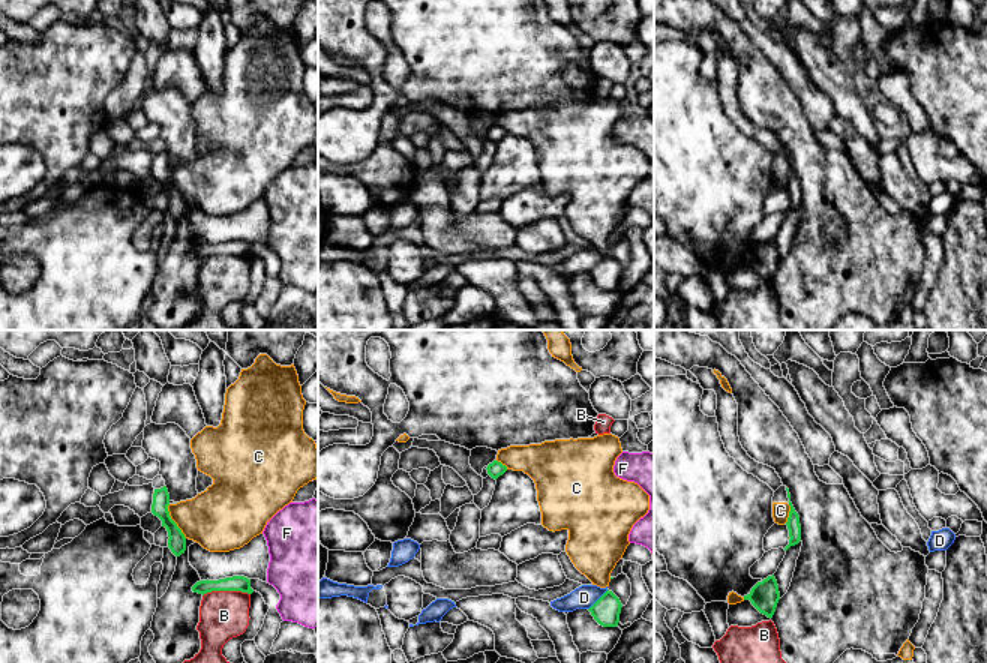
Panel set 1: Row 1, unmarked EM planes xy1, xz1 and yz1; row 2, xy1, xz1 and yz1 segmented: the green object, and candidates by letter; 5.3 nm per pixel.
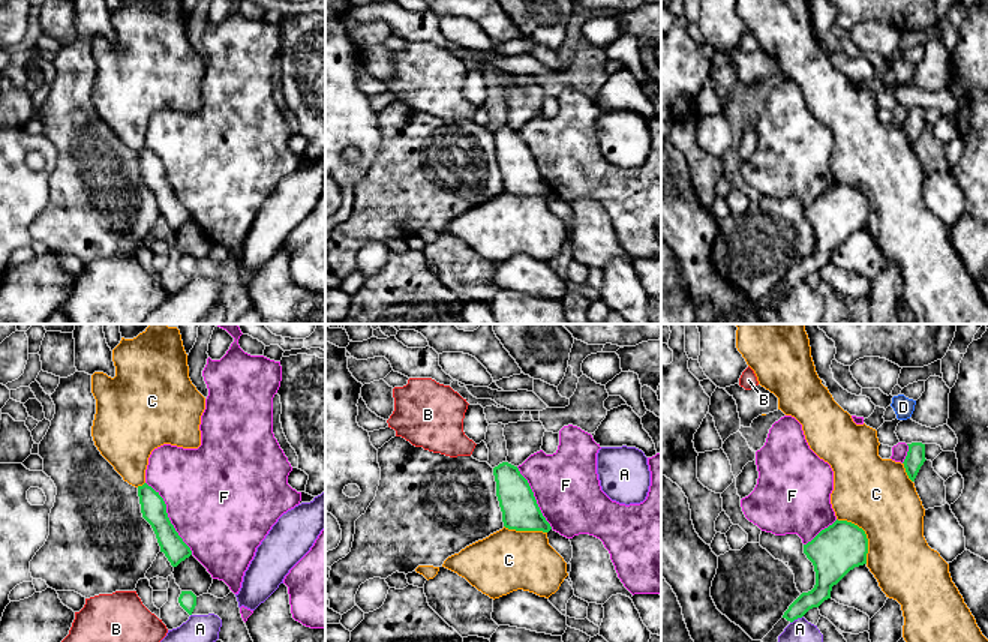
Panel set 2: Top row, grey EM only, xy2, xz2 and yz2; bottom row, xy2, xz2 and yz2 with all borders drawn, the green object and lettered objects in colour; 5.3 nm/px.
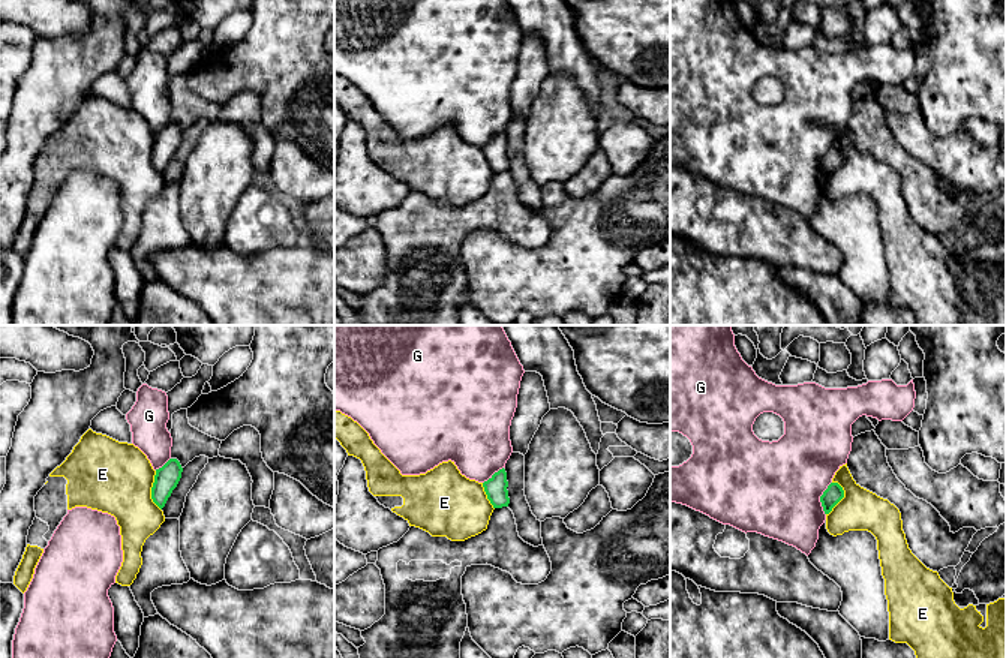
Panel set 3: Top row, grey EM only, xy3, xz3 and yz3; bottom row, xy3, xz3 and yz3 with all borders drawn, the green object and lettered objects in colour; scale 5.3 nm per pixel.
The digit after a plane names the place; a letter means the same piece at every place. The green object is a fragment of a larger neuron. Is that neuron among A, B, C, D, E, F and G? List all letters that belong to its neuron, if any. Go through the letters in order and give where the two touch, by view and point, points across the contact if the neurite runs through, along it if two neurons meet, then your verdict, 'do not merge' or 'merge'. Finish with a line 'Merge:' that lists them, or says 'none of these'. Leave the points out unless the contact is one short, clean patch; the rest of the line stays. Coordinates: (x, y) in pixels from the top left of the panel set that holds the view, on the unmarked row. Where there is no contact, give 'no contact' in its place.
A: contact yz2 (796, 282); border yz2 (802, 279), (790, 287); do not merge
B: contact xy1 (225, 254); border xy1 (249, 257), (207, 255), (203, 260); do not merge
C: contact yz2 (865, 198); do not merge
D: contact xz1 (597, 264); border xz1 (608, 254), (588, 273); do not merge
E: contact xy3 (152, 155); border xy3 (155, 135), (152, 165), (161, 174); do not merge
F: contact xy2 (168, 182); do not merge
G: contact yz3 (820, 162); do not merge
Merge: none of these

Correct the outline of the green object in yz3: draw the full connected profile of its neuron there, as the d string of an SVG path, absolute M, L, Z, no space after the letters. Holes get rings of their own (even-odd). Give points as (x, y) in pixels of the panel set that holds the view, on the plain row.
M831 147L820 160L820 166L825 178L829 178L832 172L844 162L844 154L838 147Z

